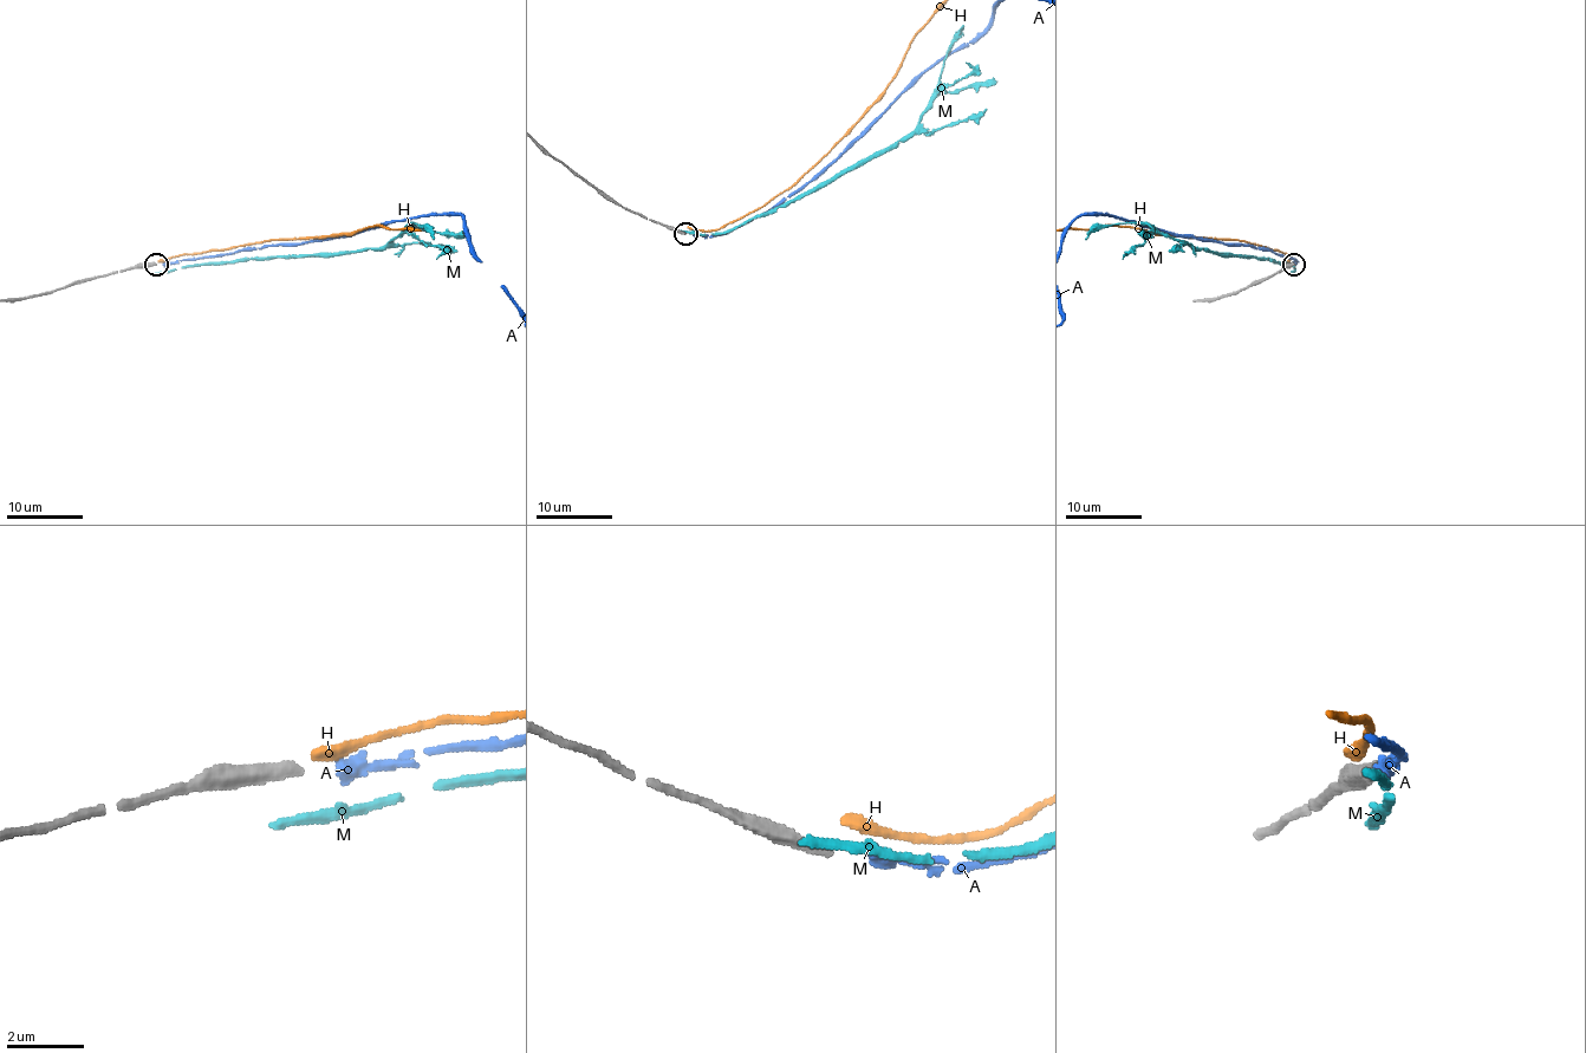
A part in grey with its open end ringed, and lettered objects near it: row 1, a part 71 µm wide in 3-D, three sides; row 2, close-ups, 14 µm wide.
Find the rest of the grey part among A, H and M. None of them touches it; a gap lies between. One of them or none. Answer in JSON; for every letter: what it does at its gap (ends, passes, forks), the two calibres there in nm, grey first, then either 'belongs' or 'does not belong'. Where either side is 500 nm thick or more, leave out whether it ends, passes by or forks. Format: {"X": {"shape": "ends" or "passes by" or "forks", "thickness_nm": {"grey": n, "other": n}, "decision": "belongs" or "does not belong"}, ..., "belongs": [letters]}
{"A": {"shape": "ends", "thickness_nm": {"grey": 320, "other": 360}, "decision": "does not belong"}, "H": {"shape": "ends", "thickness_nm": {"grey": 320, "other": 320}, "decision": "does not belong"}, "M": {"shape": "ends", "thickness_nm": {"grey": 320, "other": 320}, "decision": "does not belong"}, "belongs": []}

